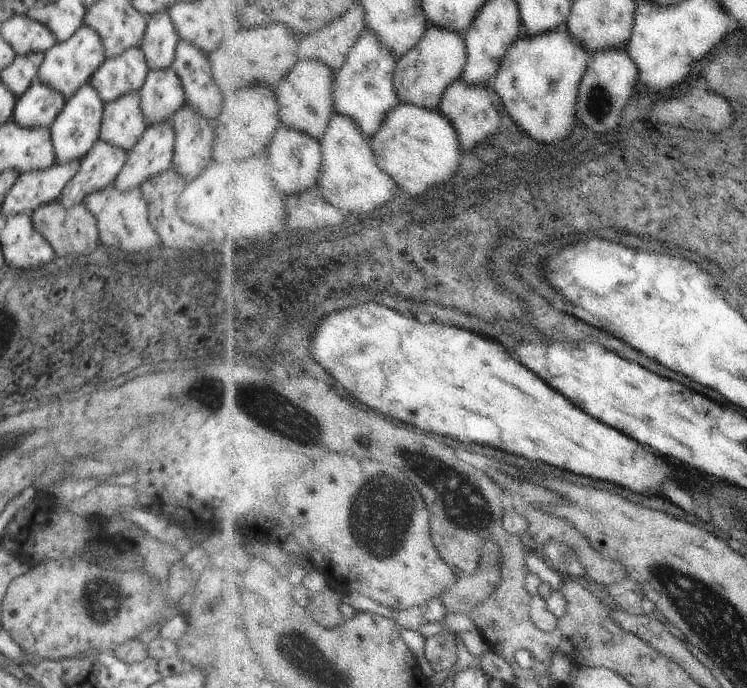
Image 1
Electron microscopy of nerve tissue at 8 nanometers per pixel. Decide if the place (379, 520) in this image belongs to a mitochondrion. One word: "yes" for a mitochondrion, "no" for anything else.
yes

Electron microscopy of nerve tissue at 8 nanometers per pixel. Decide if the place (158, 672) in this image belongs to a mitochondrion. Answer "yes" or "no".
no

